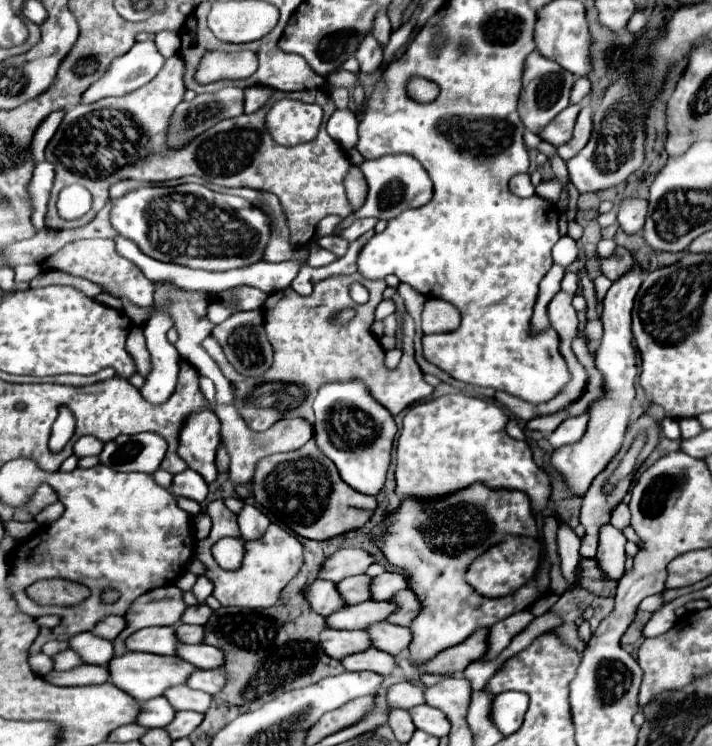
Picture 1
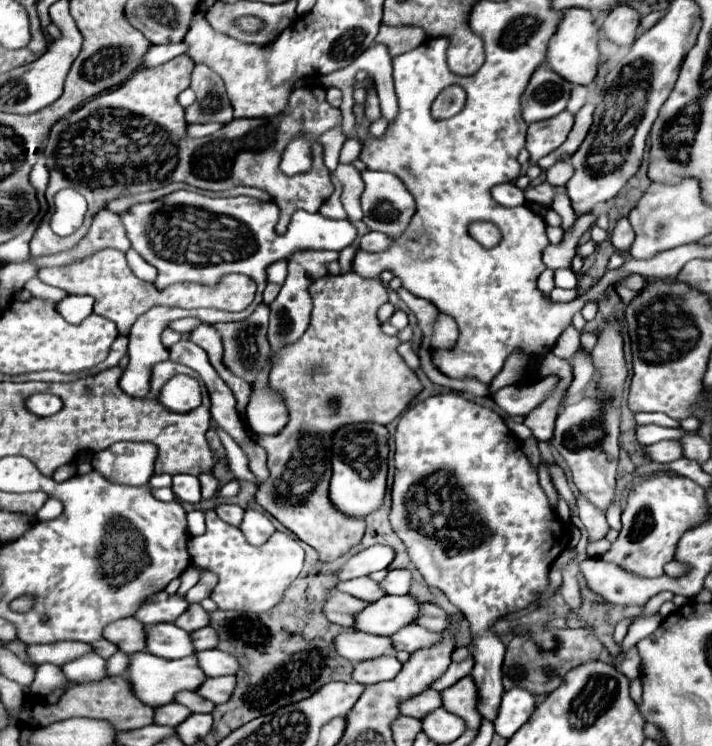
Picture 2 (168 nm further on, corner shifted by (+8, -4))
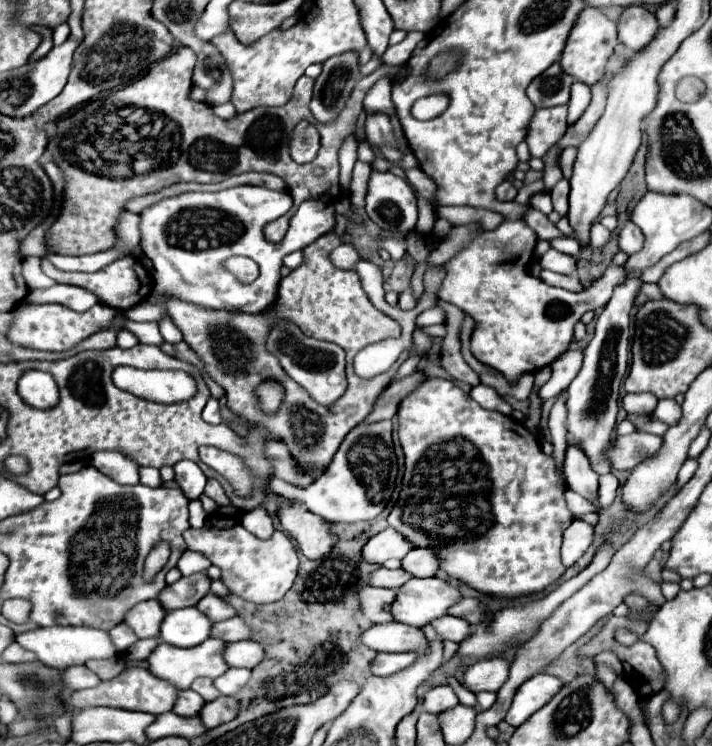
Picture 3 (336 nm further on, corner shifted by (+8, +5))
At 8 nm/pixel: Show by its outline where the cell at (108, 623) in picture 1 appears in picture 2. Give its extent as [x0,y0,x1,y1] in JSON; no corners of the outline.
[103,617,145,655]

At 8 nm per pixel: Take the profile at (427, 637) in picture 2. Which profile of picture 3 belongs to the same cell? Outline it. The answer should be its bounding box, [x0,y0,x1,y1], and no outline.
[429,616,469,644]

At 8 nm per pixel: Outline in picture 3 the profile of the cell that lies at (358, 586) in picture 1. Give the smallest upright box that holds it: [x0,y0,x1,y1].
[369,568,411,588]

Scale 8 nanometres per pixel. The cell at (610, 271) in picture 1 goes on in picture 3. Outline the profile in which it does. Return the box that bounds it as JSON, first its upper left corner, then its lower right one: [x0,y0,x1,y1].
[635,282,663,306]

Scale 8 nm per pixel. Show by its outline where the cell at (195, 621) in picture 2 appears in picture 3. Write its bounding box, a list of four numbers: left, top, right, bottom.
[195,594,235,622]

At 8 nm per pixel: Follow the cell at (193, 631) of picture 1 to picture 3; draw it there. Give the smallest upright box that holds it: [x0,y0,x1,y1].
[211,616,249,642]

